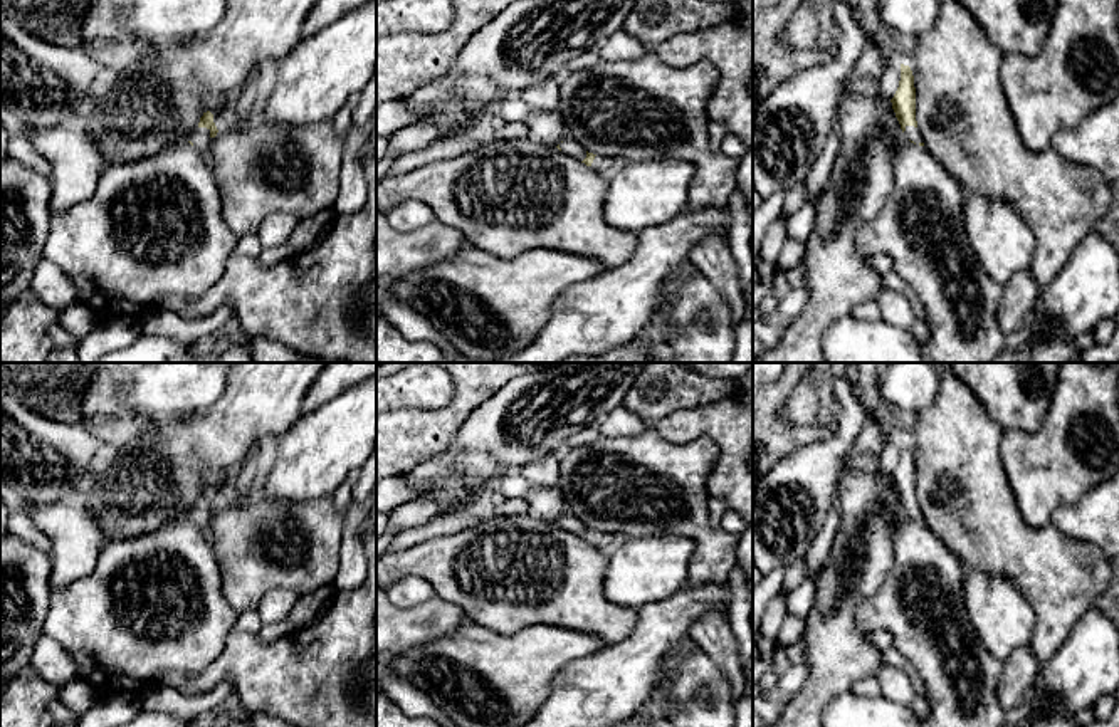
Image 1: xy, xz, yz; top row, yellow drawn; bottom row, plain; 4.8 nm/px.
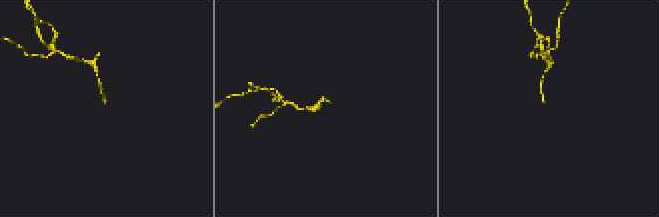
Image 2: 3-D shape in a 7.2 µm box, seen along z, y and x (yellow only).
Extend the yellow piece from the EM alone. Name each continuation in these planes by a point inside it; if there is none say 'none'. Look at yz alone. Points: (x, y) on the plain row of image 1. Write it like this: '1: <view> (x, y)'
1: yz (911, 509)

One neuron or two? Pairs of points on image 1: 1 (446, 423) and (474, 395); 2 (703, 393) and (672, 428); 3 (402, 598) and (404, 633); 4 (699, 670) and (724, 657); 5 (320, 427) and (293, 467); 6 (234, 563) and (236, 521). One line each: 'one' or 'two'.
1: one
2: two
3: two
4: two
5: one
6: one

